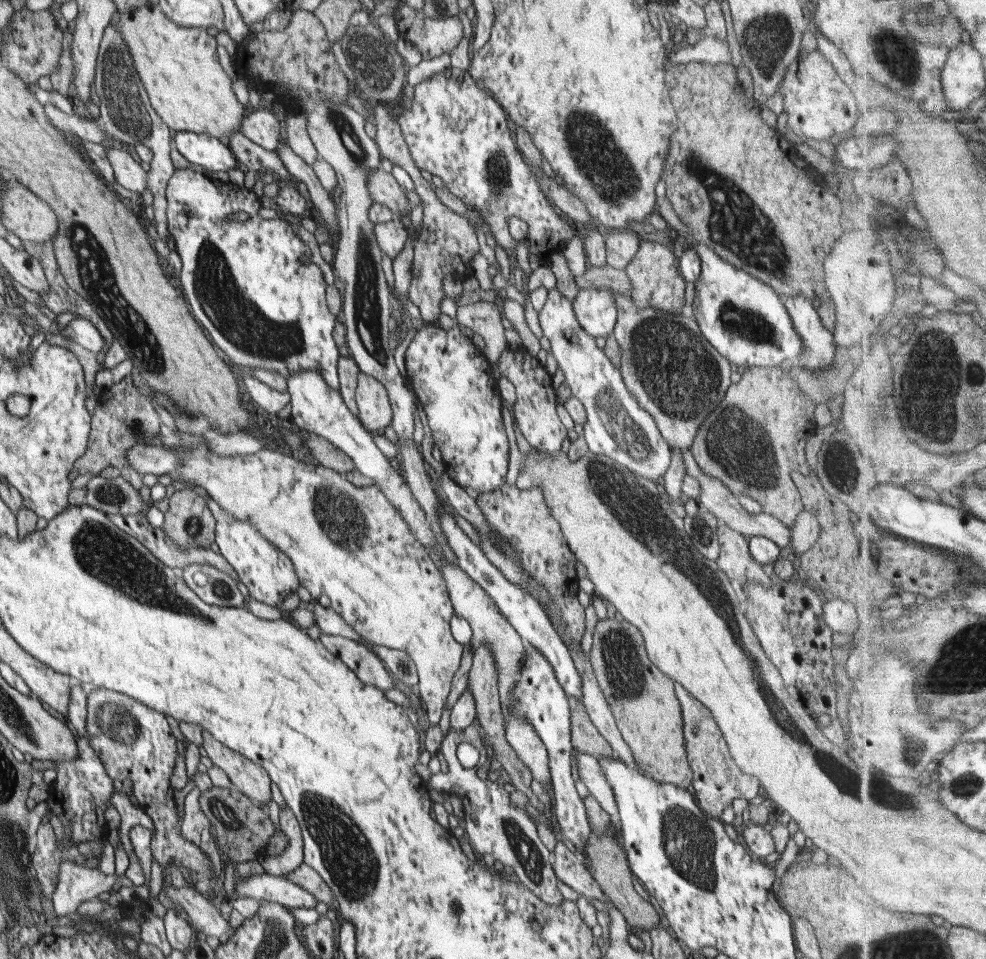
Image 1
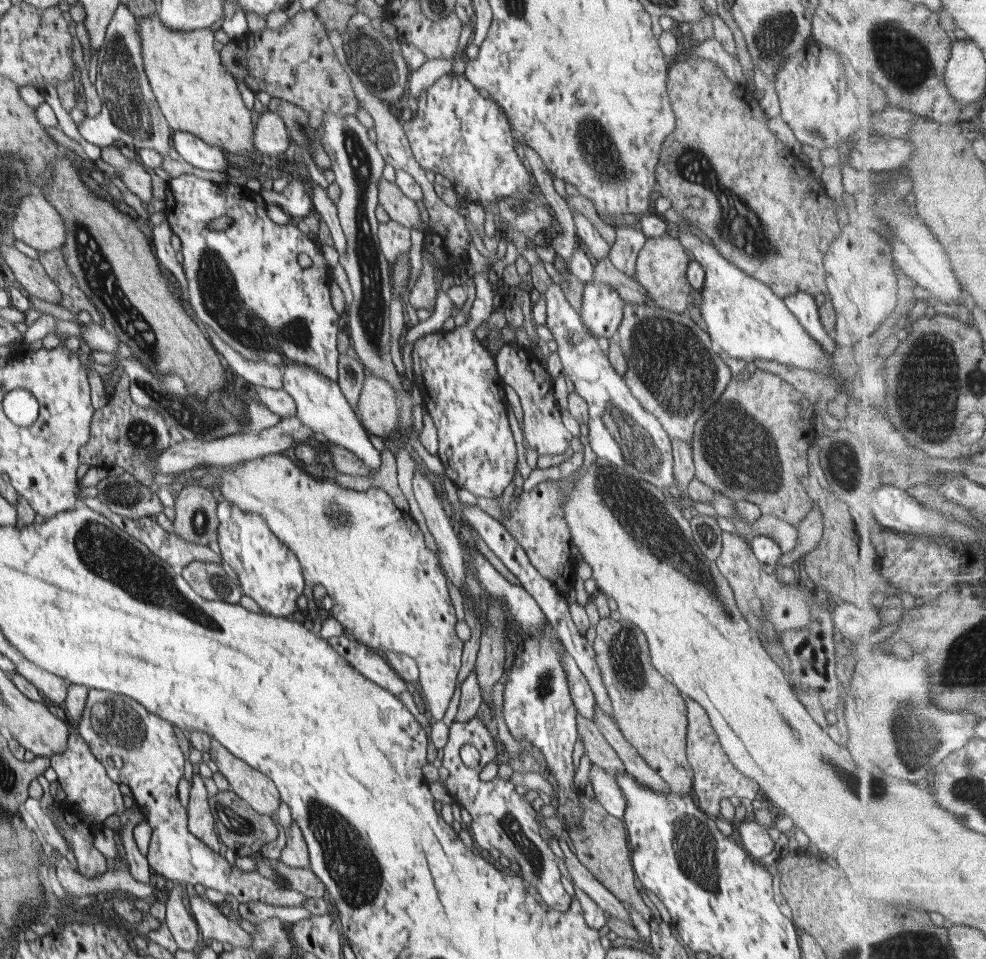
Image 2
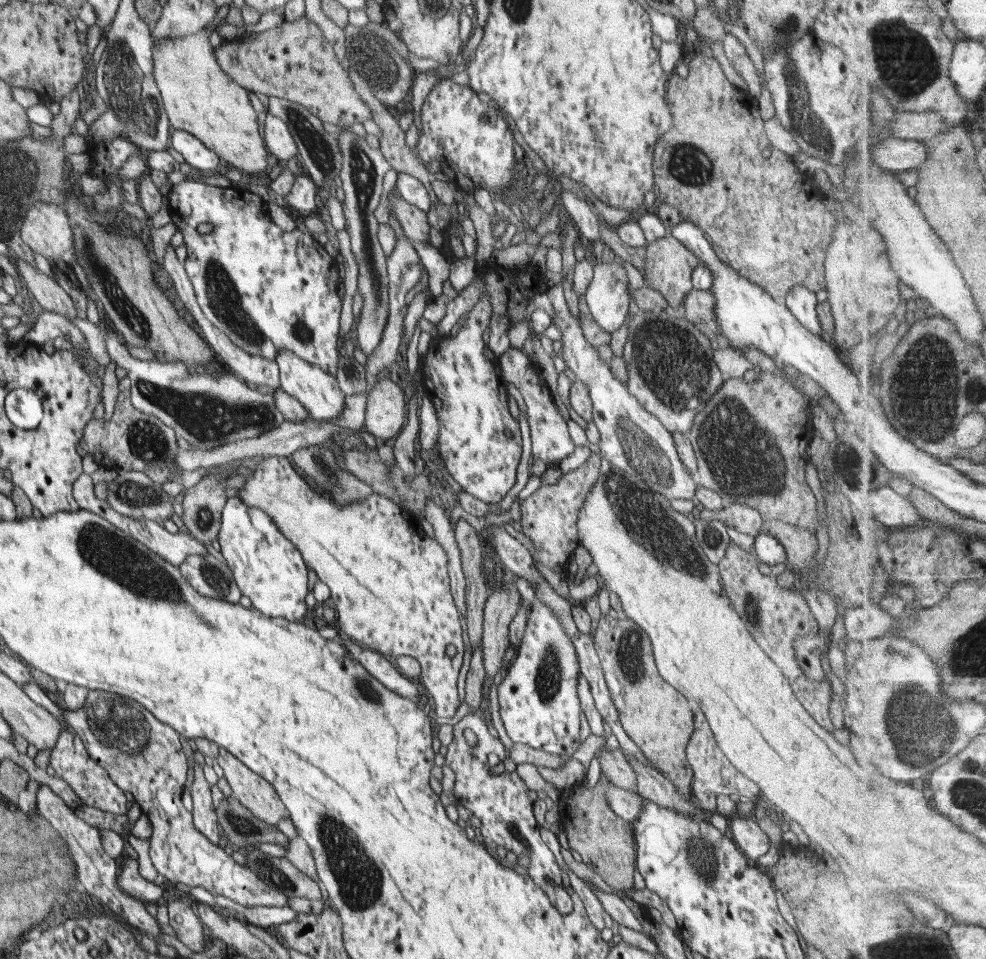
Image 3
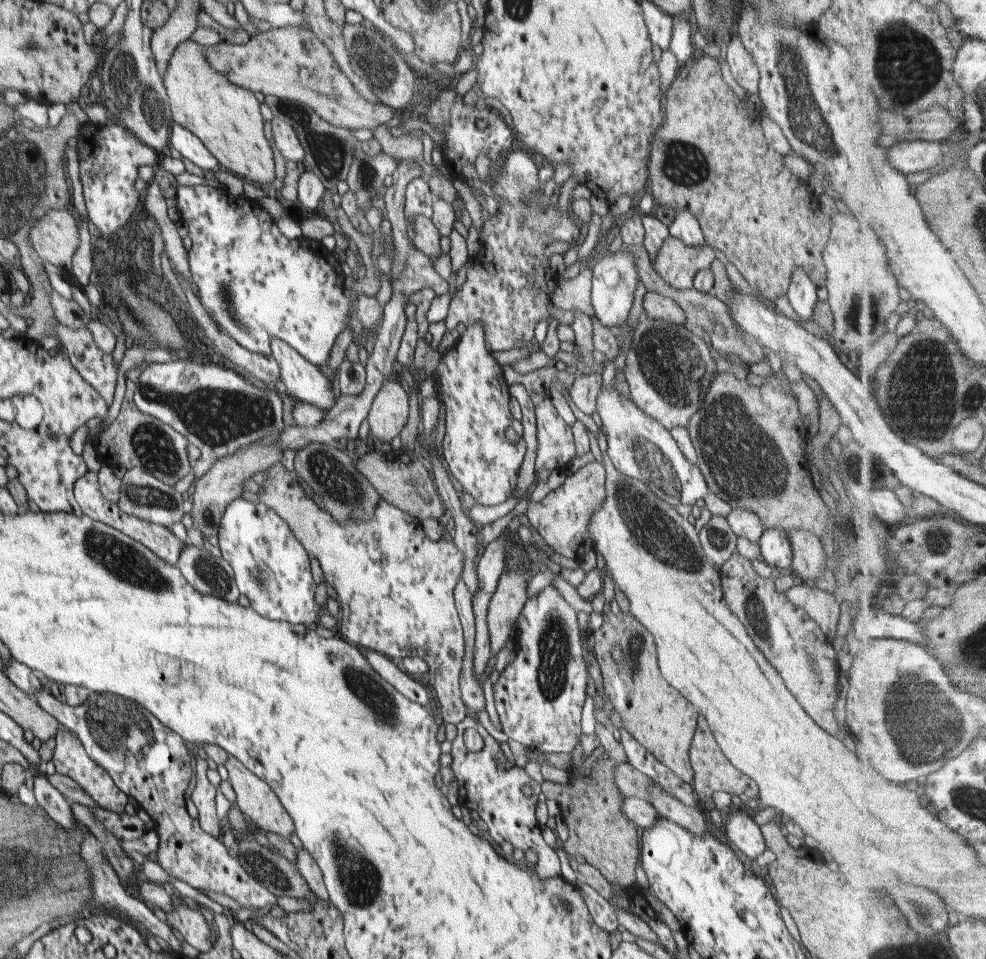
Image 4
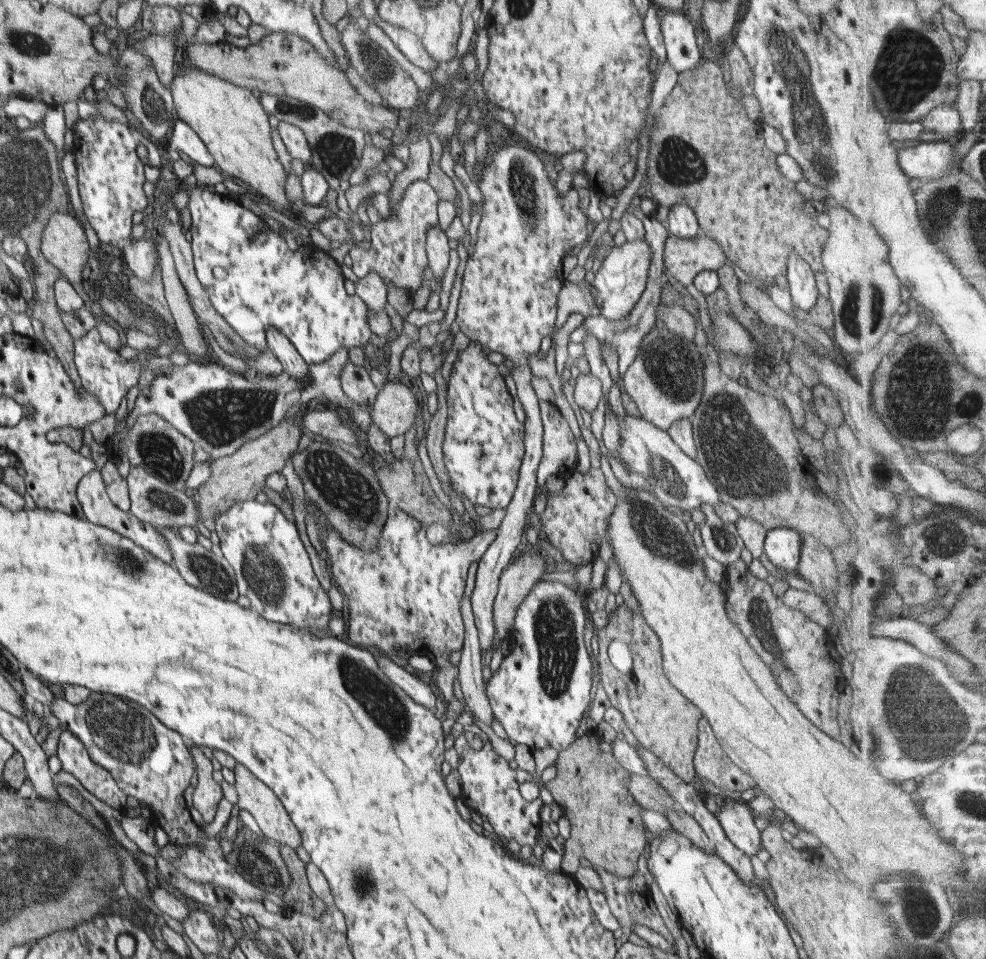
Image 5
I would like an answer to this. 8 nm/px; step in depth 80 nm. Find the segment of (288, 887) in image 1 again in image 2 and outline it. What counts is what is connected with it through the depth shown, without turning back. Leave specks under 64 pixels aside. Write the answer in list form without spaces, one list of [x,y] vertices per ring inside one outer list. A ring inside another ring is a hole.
[[[89,689],[84,708],[84,714],[77,722],[76,732],[89,745],[92,754],[102,763],[107,775],[118,784],[126,784],[132,792],[141,812],[151,826],[151,839],[147,860],[153,874],[160,874],[175,884],[181,883],[187,890],[195,884],[202,884],[212,892],[232,894],[238,902],[259,902],[272,906],[299,906],[308,899],[295,890],[288,890],[278,886],[269,878],[262,876],[258,871],[243,871],[235,865],[230,865],[226,857],[214,852],[202,839],[195,837],[188,828],[187,808],[178,800],[178,781],[184,776],[184,755],[178,745],[171,722],[156,716],[144,709],[133,698],[116,694],[108,690]]]

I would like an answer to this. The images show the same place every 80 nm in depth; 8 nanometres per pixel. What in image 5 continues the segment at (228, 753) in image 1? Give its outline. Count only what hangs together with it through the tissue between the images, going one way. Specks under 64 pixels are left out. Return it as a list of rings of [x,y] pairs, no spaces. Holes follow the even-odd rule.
[[[237,762],[233,772],[235,773],[235,789],[239,794],[238,805],[241,809],[248,810],[259,824],[264,836],[275,844],[282,844],[284,847],[296,849],[302,844],[302,837],[296,825],[291,821],[290,815],[286,812],[284,805],[276,796],[276,793],[264,784],[255,774],[252,774],[243,764]]]

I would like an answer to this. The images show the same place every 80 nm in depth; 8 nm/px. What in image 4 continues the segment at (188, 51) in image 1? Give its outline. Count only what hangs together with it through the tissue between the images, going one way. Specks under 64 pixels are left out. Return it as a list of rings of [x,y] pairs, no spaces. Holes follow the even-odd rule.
[[[190,39],[181,42],[162,76],[173,122],[193,132],[230,173],[253,184],[270,184],[276,180],[276,166],[264,135],[260,102],[250,90],[234,85],[214,70],[206,60],[205,48]]]

